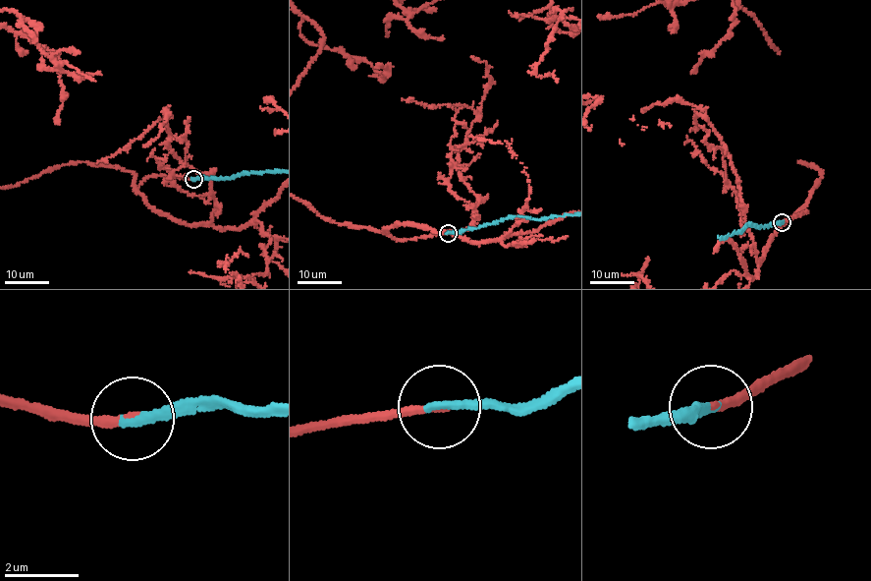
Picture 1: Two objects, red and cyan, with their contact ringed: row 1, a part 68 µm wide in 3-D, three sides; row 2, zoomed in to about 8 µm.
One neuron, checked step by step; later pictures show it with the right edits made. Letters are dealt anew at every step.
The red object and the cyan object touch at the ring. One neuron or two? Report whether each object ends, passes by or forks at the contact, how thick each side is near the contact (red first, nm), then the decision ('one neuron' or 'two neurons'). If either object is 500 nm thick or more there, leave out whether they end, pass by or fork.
red ends; cyan ends; calibres 200 and 260 nm; one neuron

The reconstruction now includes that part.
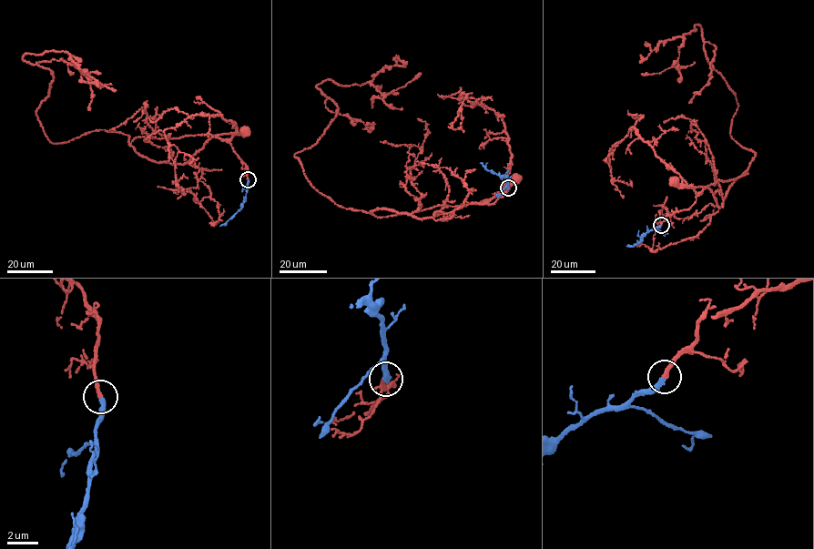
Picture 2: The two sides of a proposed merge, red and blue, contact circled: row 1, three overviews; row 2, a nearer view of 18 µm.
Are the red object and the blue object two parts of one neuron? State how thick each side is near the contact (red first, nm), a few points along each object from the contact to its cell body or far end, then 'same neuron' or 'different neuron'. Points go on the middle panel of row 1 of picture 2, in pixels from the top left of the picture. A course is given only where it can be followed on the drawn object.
280/320 nm | red via (508, 188), (489, 204), (488, 200), (505, 188), (514, 176), (517, 177) | blue via (508, 188), (505, 177), (485, 167), (480, 162) | same neuron

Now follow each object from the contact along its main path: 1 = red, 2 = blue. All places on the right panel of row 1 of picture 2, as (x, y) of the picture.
1: (661, 225), (666, 216), (687, 209), (695, 202), (696, 192), (693, 188), (673, 180)
2: (661, 225), (648, 231), (641, 241), (632, 246), (627, 245)

